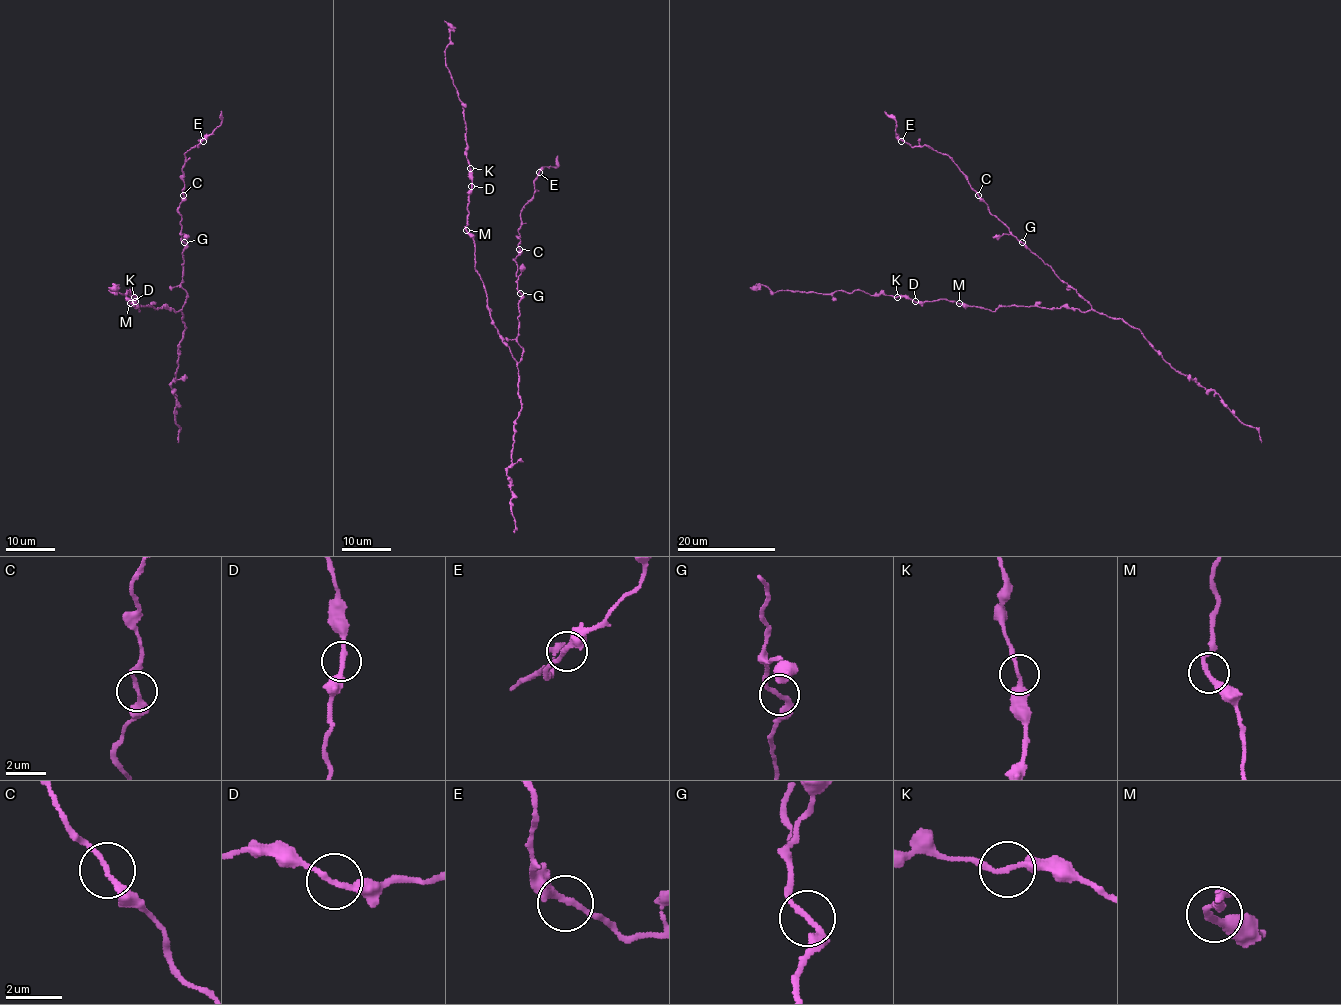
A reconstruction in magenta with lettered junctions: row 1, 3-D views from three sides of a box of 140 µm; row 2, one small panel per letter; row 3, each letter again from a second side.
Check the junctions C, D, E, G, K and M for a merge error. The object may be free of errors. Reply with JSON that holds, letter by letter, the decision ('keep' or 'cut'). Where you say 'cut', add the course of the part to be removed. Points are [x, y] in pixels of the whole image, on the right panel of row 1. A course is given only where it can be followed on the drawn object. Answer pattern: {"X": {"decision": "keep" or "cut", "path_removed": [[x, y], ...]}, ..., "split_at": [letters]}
{"C": {"decision": "keep"}, "D": {"decision": "keep"}, "E": {"decision": "keep"}, "G": {"decision": "keep"}, "K": {"decision": "keep"}, "M": {"decision": "keep"}, "split_at": []}

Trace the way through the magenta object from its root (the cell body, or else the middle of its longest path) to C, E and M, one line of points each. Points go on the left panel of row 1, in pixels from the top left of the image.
C: (165, 306), (178, 311), (187, 295), (181, 285), (185, 244), (182, 240), (178, 207), (183, 195)
E: (165, 306), (178, 311), (187, 295), (181, 285), (185, 245), (178, 211), (182, 166), (184, 154), (203, 141)
M: (165, 306), (141, 305), (139, 311), (139, 308), (130, 303)

